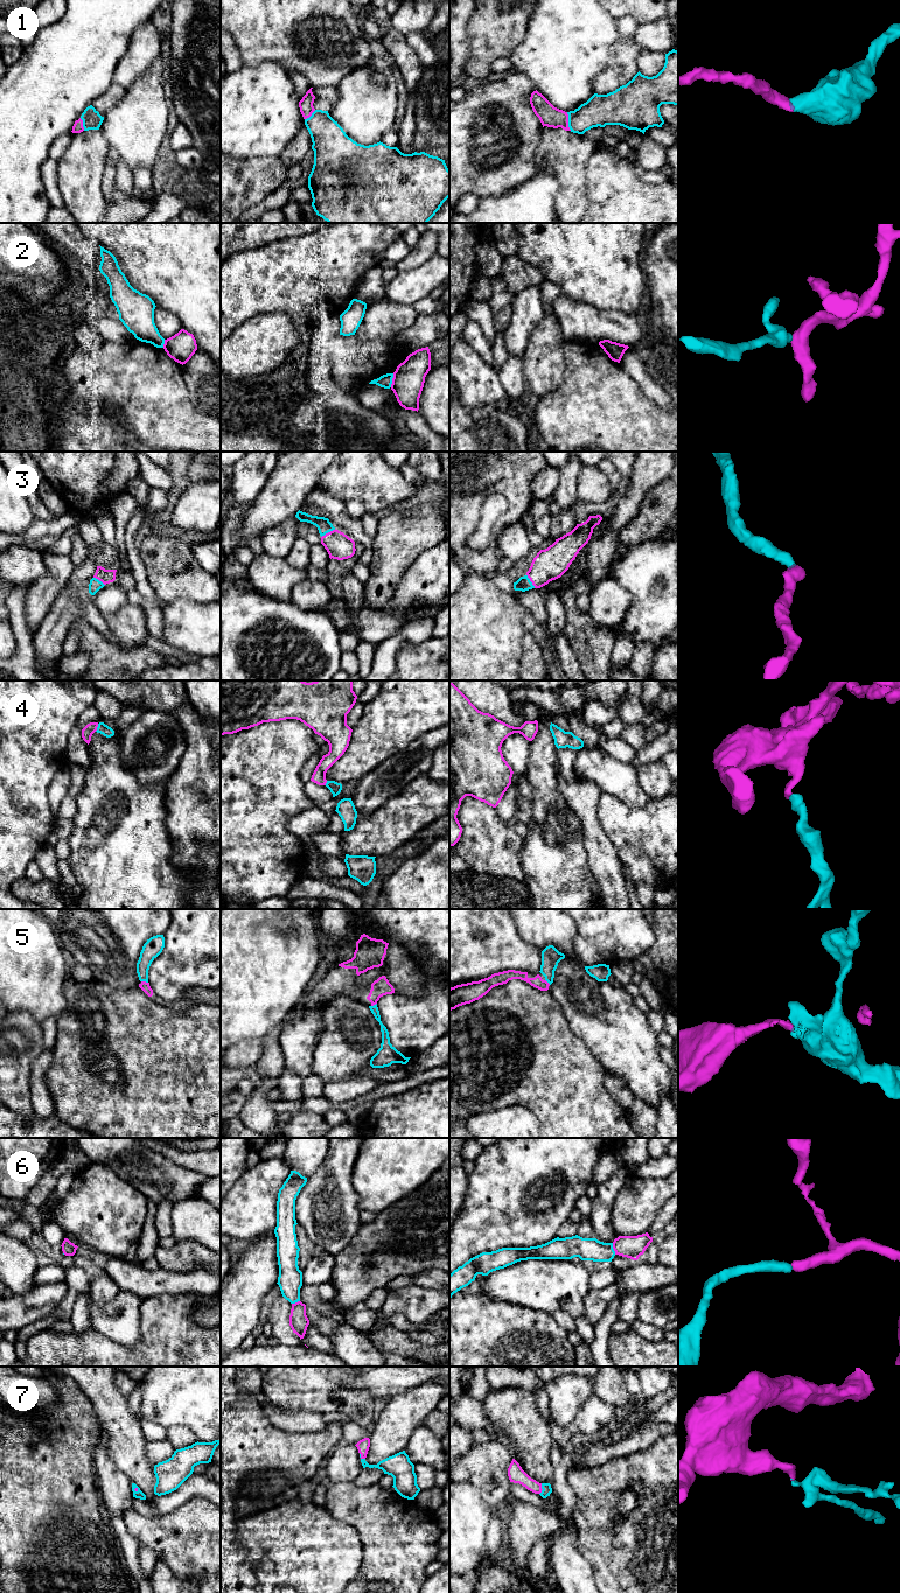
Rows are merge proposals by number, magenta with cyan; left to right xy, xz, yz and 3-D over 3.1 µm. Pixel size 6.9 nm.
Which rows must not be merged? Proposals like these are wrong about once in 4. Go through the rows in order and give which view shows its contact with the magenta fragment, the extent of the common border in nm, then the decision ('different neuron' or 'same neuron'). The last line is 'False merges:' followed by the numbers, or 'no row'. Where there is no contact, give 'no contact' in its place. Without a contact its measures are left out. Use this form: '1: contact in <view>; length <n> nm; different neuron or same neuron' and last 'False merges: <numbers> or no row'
1: contact in yz; length 130 nm; same neuron
2: contact in xz; length 100 nm; different neuron
3: contact in xz; length 120 nm; same neuron
4: contact in xy; length 60 nm; same neuron
5: contact in xy; length 50 nm; same neuron
6: contact in yz; length 80 nm; same neuron
7: contact in yz; length 80 nm; same neuron
False merges: 2

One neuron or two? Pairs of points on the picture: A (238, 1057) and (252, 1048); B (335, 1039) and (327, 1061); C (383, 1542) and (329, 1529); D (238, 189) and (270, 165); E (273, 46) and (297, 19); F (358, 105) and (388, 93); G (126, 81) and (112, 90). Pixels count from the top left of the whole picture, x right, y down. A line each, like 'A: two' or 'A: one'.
A: one
B: one
C: two
D: one
E: one
F: one
G: two

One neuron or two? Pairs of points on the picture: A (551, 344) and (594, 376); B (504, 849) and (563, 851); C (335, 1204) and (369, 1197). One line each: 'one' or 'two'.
A: two
B: two
C: two

